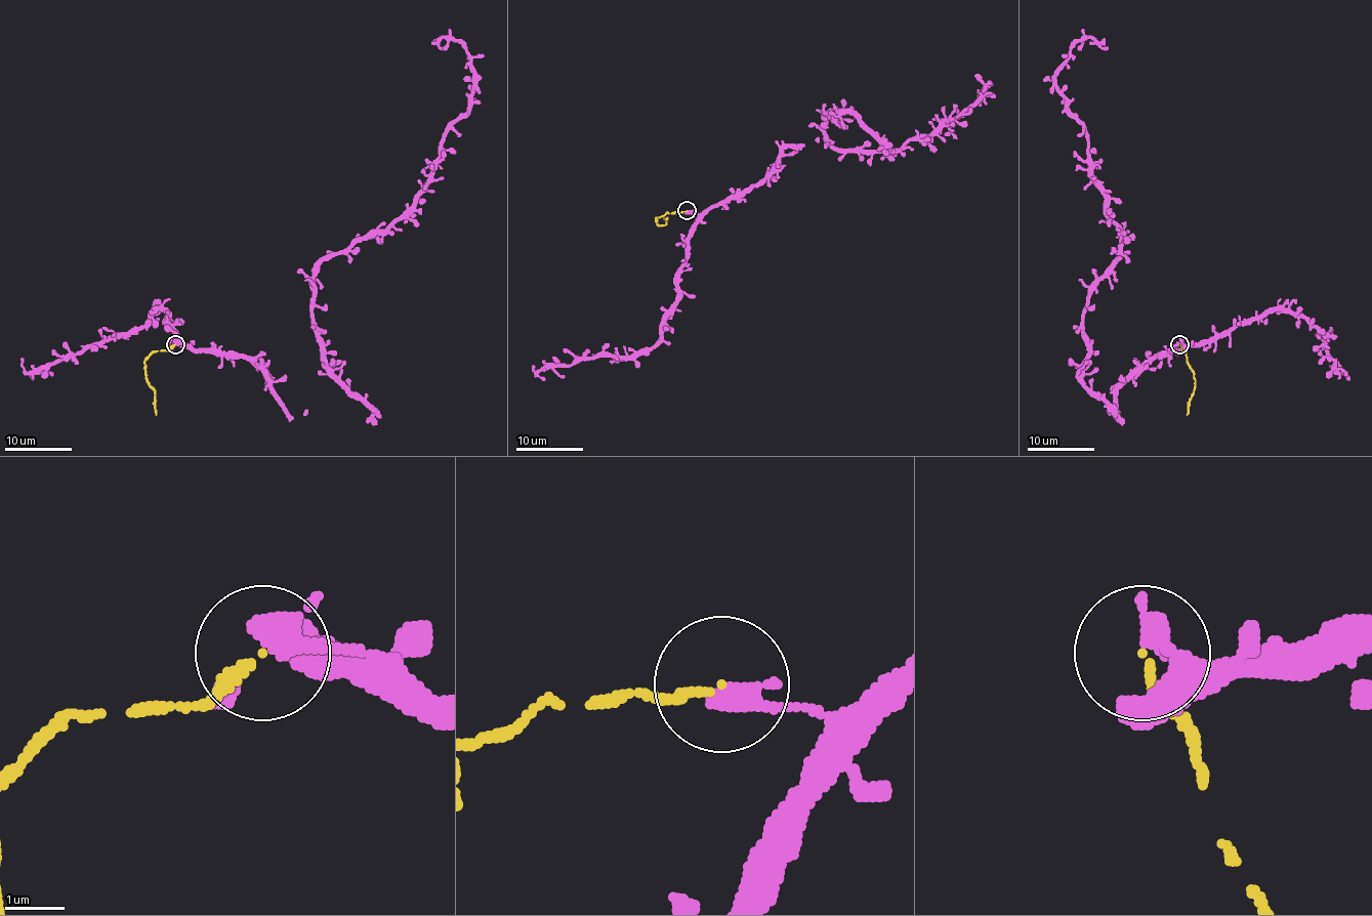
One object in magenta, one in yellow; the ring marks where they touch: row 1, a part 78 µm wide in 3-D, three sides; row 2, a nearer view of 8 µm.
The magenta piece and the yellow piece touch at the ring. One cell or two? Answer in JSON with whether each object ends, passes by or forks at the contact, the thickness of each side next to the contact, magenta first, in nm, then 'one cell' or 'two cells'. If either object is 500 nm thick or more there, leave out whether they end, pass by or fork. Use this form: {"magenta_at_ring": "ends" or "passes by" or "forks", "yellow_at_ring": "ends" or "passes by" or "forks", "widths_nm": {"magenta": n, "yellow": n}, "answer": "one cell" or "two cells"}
{"magenta_at_ring": "ends", "yellow_at_ring": "ends", "widths_nm": {"magenta": 440, "yellow": 150}, "answer": "two cells"}

